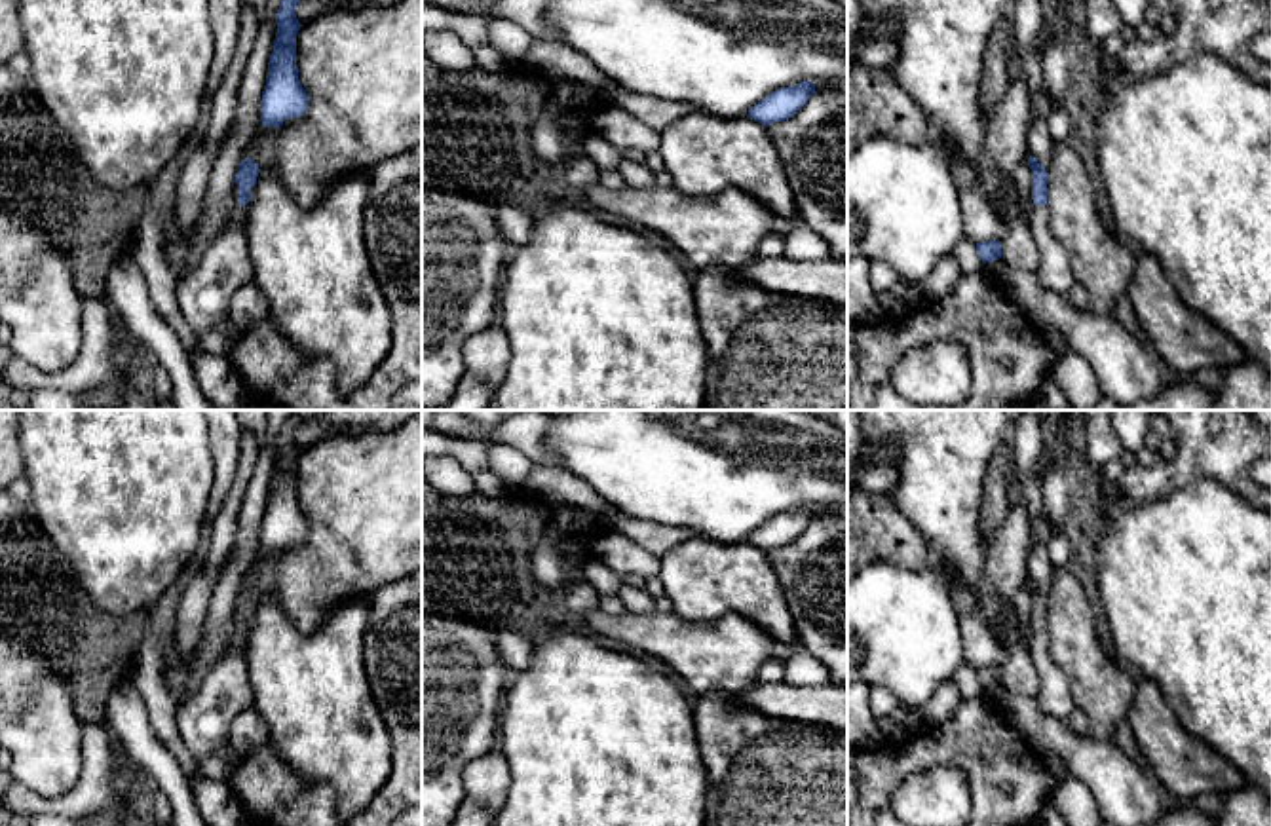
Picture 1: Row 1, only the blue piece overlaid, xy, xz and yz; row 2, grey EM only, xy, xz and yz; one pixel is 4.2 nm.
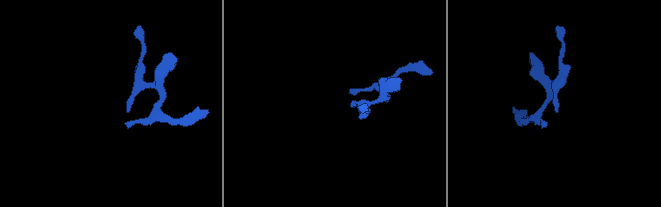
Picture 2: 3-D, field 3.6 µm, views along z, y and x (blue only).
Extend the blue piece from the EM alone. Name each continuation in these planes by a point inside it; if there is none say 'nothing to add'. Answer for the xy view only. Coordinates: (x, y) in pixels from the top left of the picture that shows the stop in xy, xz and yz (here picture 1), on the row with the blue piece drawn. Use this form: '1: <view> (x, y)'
nothing to add

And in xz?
nothing to add

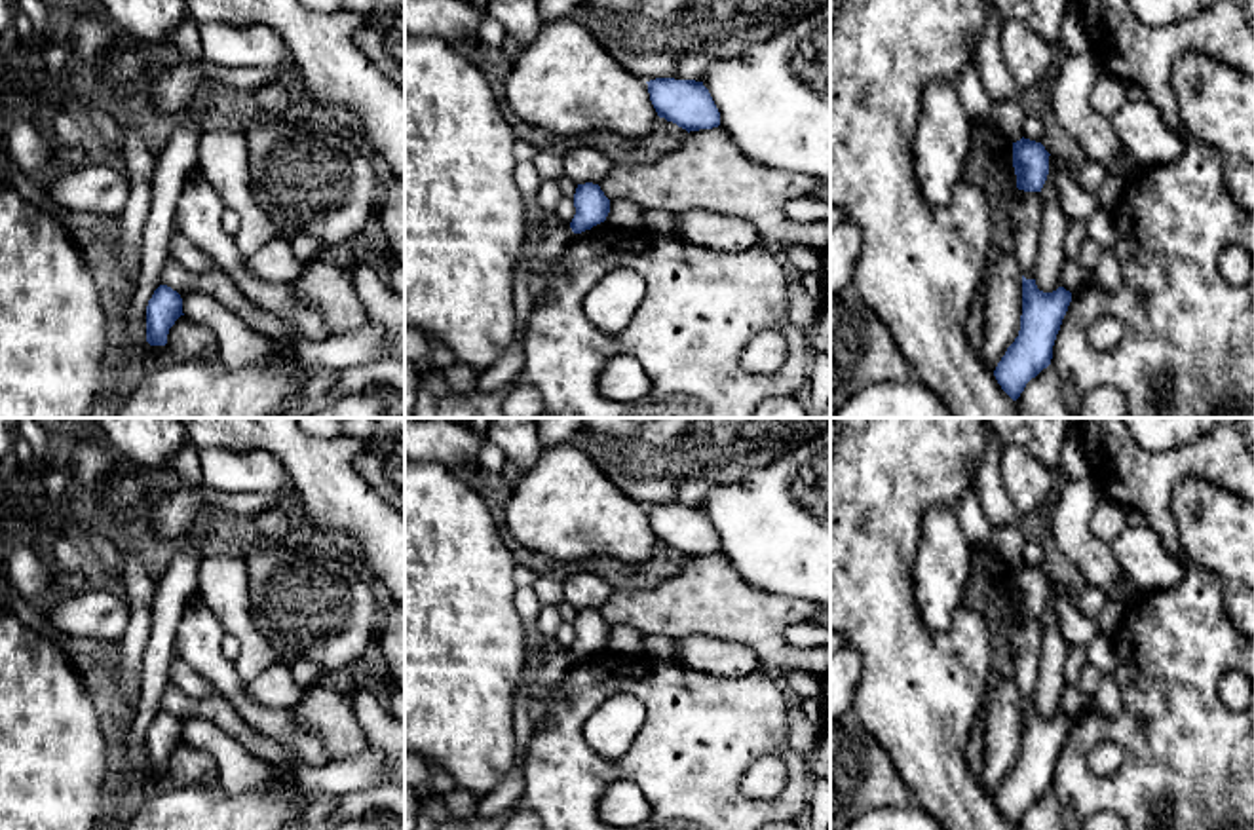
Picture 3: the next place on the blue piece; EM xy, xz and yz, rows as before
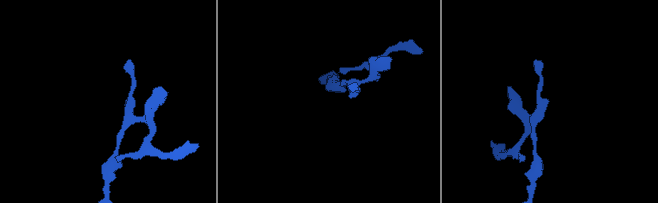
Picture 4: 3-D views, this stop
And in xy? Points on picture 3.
nothing to add

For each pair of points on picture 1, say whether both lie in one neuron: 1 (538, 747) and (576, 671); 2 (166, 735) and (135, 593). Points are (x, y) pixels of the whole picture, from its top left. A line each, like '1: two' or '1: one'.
1: one
2: two

